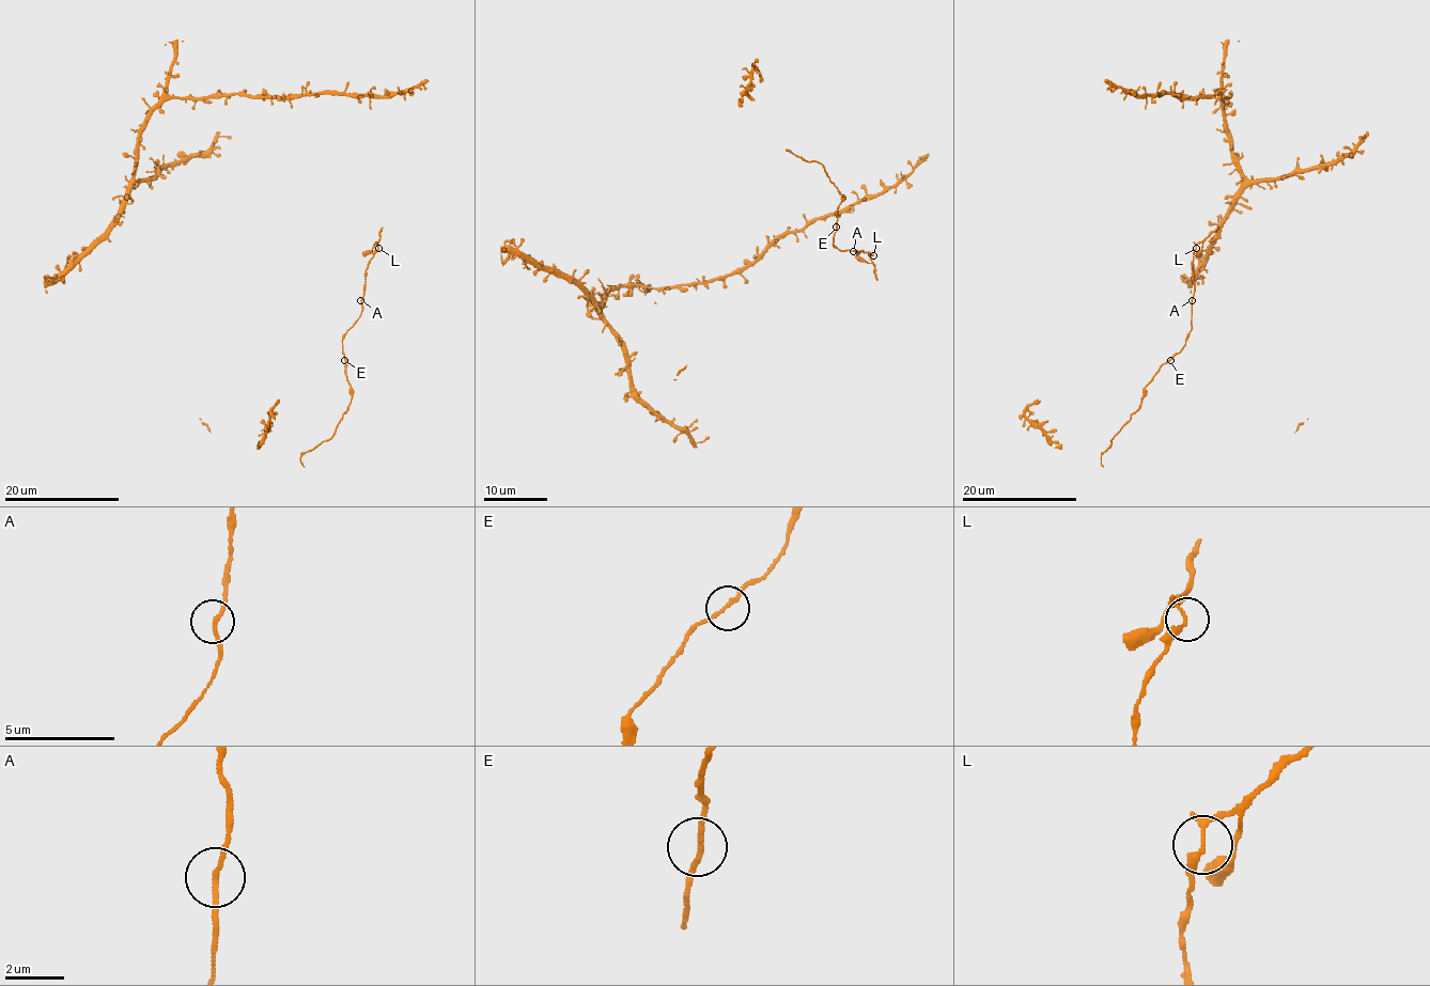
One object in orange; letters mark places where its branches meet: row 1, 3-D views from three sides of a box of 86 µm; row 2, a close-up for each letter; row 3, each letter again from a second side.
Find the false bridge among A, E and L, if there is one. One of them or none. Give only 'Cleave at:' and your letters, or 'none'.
Cleave at: none

